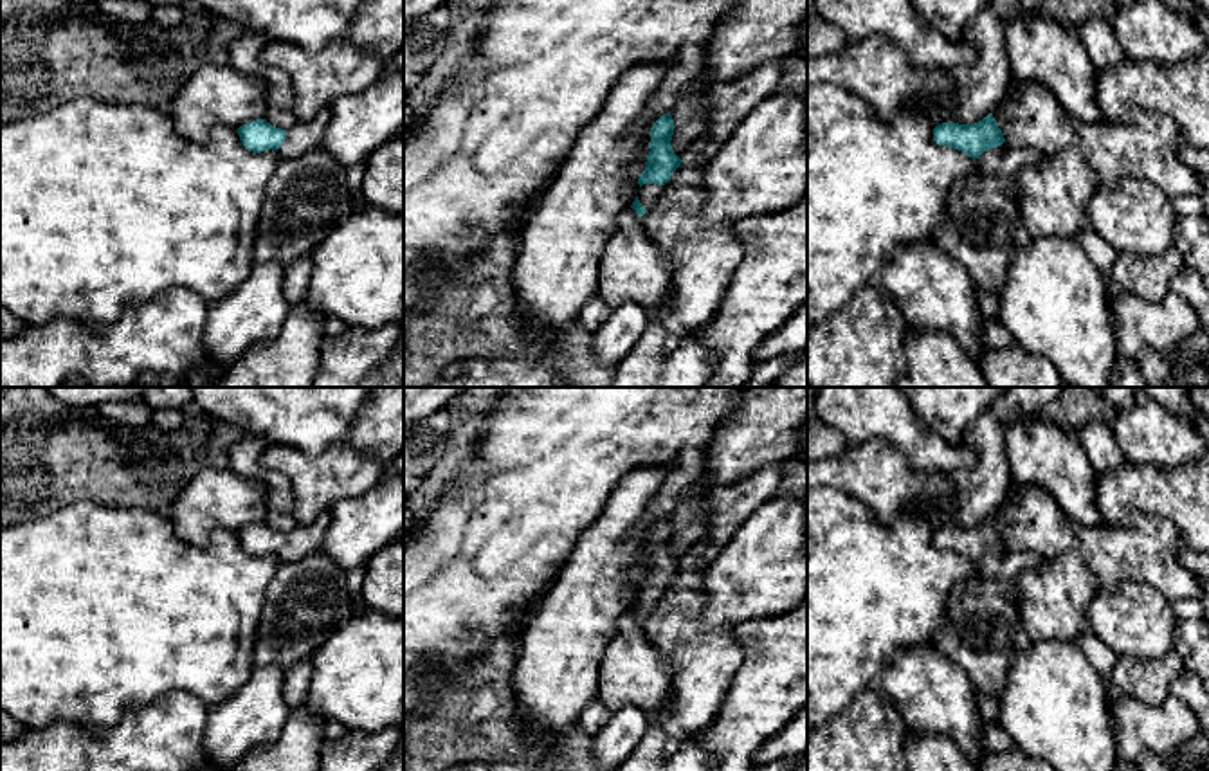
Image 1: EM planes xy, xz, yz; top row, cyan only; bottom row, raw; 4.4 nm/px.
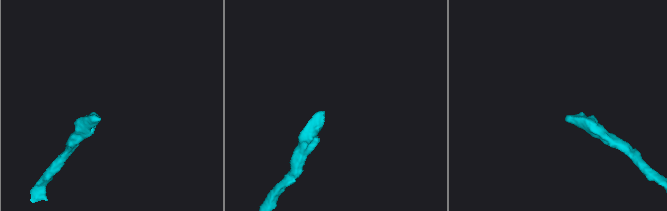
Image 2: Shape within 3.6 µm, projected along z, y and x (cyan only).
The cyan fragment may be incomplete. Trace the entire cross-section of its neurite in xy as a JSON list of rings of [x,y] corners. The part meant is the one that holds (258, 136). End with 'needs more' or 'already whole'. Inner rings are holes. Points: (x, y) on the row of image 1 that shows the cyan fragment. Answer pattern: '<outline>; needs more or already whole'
[[[324,108],[315,117],[297,122],[290,130],[281,130],[265,119],[256,119],[240,126],[238,135],[249,151],[261,153],[267,150],[276,150],[281,159],[297,159],[319,148],[328,122],[330,108]]]; needs more

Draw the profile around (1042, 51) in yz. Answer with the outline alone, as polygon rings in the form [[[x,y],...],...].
[[[1041,11],[1016,16],[1005,25],[1005,56],[1014,79],[1041,85],[1068,117],[1106,119],[1095,99],[1097,70],[1077,31]]]

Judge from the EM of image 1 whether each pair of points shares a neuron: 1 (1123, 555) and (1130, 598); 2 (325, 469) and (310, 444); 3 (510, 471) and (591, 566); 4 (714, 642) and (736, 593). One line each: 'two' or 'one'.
1: two
2: two
3: two
4: two

